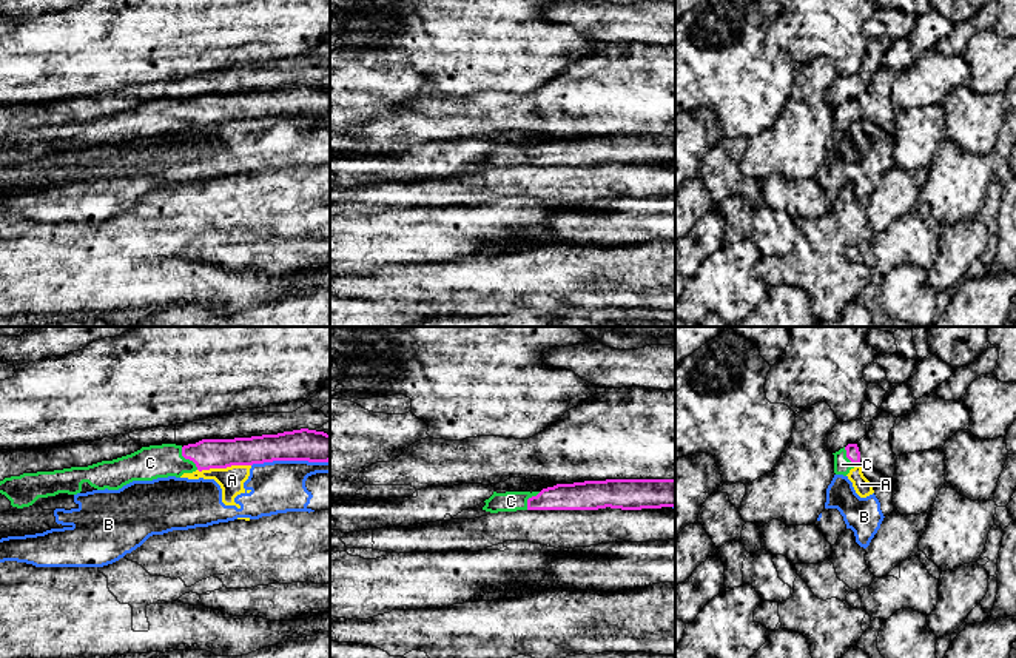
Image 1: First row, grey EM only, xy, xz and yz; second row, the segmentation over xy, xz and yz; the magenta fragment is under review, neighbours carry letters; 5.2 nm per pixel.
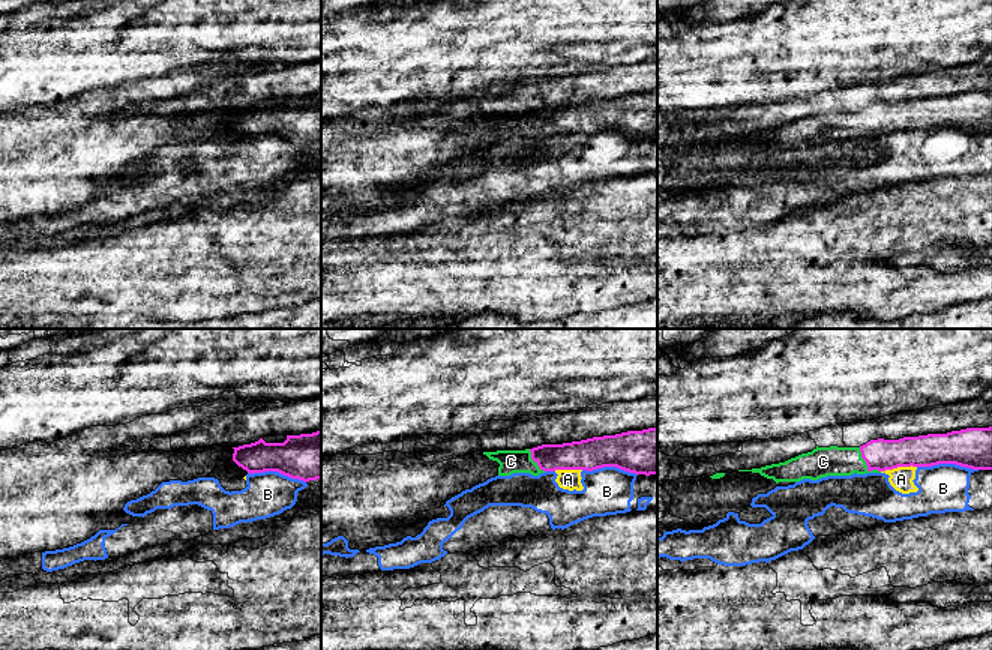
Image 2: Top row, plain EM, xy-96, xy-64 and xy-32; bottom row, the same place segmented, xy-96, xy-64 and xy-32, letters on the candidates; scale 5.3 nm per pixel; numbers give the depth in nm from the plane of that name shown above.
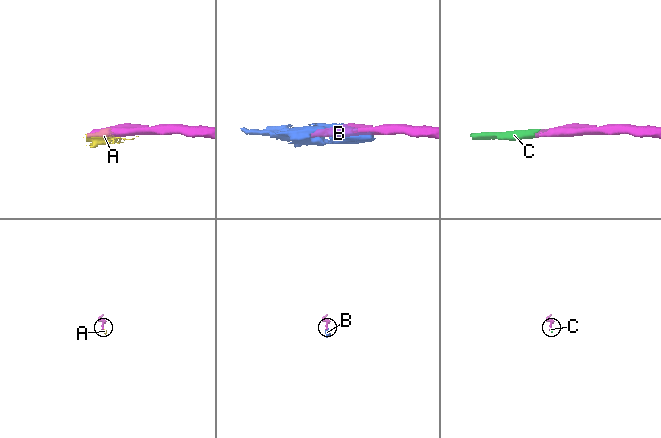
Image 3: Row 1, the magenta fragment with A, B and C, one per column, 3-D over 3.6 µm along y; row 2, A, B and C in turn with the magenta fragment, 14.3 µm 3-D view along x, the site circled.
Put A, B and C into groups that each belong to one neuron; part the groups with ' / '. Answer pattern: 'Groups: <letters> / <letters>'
Groups: A B / C

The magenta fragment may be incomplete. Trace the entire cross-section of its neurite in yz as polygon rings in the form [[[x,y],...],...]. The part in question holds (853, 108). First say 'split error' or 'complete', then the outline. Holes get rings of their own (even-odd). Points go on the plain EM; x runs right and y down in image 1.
split error | [[[848,99],[834,109],[834,128],[846,131],[851,123],[860,119],[860,106],[857,99]]]

